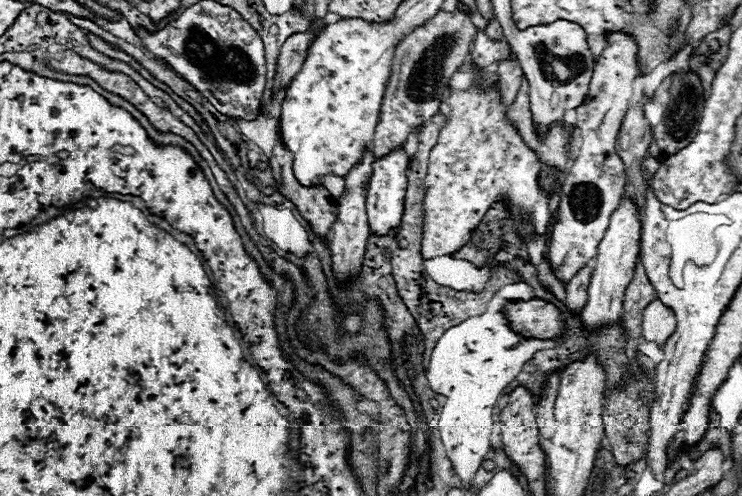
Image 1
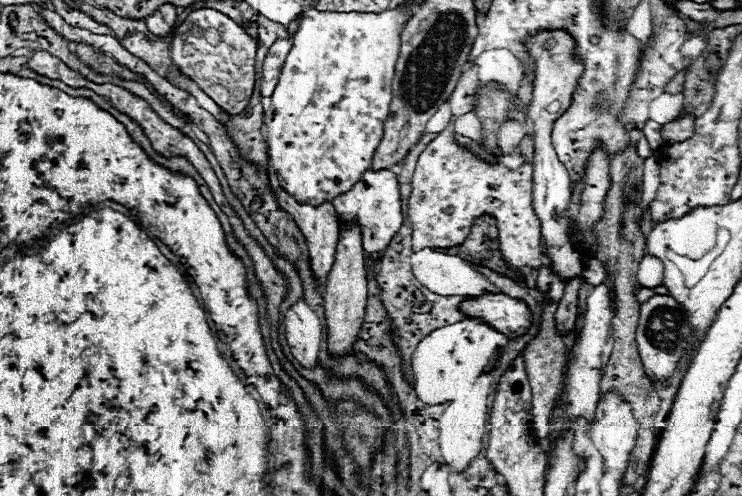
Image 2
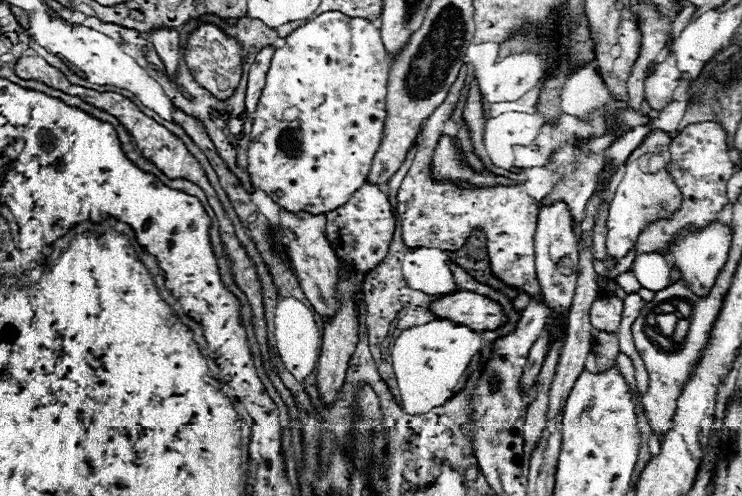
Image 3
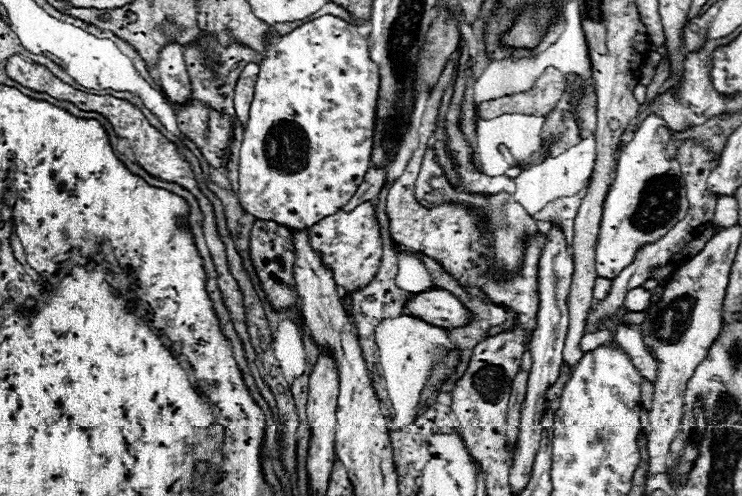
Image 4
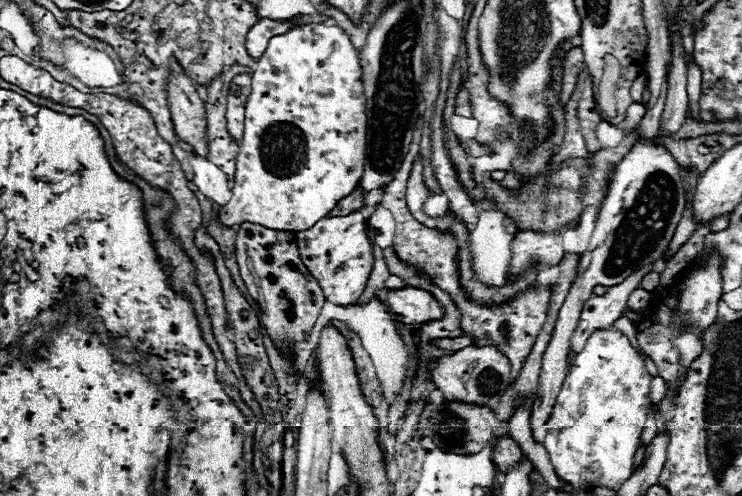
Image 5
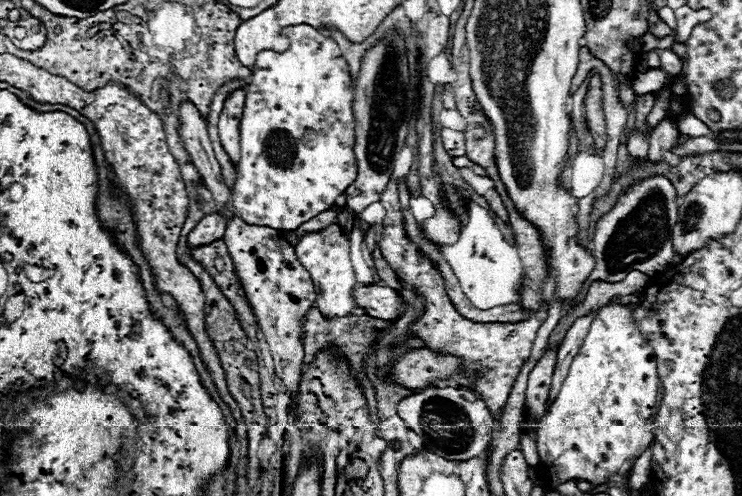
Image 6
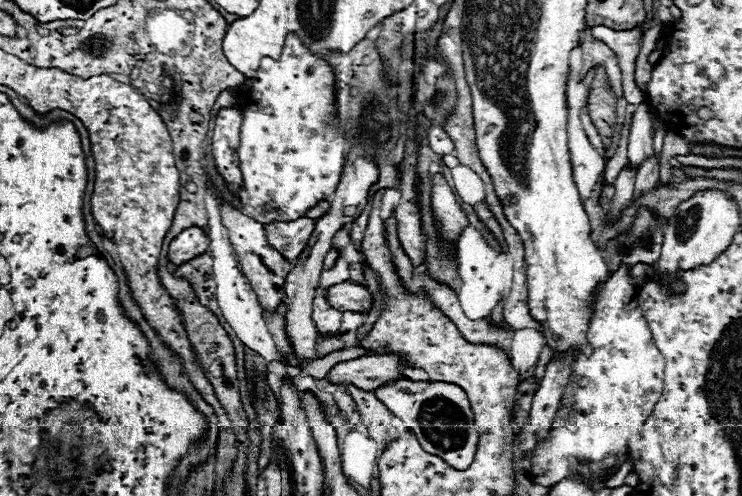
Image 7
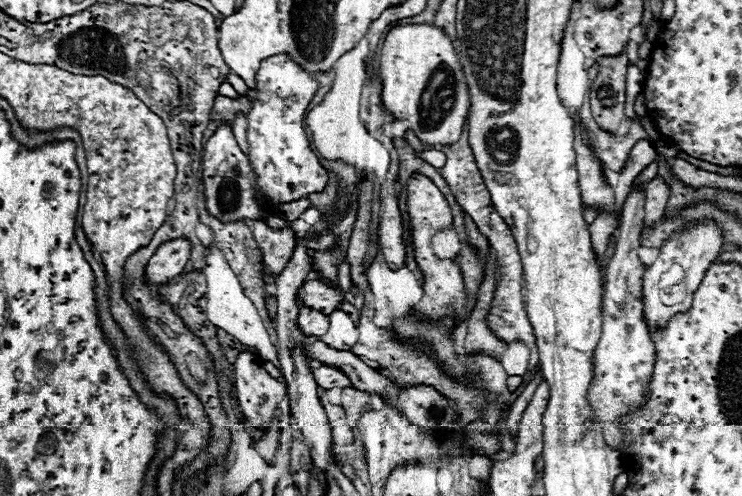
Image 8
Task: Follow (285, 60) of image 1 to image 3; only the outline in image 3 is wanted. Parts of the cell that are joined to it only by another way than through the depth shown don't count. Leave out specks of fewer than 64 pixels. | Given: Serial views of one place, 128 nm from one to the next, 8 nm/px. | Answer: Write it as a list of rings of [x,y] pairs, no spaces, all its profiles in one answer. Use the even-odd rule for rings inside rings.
[[[266,46],[254,66],[250,68],[248,72],[248,88],[246,88],[246,112],[254,112],[258,102],[260,102],[260,96],[262,96],[262,90],[264,90],[264,84],[266,84],[266,74],[270,70],[270,62],[272,62],[272,56],[274,56],[276,48],[274,46]]]

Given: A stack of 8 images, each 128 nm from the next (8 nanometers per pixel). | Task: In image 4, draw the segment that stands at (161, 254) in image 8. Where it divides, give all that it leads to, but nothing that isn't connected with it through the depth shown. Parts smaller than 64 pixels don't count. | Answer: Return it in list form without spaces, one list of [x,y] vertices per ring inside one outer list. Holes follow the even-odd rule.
[[[326,14],[312,22],[306,22],[292,30],[290,34],[284,34],[278,38],[270,50],[266,50],[264,60],[260,62],[260,74],[254,86],[254,100],[250,106],[250,118],[244,124],[244,140],[240,148],[240,178],[238,178],[238,200],[242,202],[242,208],[250,214],[254,214],[258,220],[274,220],[282,222],[282,226],[292,230],[304,230],[314,226],[314,222],[320,222],[322,218],[336,214],[358,190],[358,186],[364,180],[364,174],[370,168],[372,158],[372,146],[374,146],[374,124],[376,124],[376,106],[378,106],[378,90],[380,90],[380,74],[378,66],[370,60],[368,50],[368,36],[362,36],[358,32],[358,26],[354,26],[348,20],[342,20],[338,16]]]

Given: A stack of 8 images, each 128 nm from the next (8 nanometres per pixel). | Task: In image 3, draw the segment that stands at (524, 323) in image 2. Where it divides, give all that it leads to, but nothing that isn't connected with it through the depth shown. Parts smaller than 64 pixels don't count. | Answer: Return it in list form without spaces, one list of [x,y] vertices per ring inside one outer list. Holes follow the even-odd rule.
[[[456,292],[434,300],[434,314],[450,322],[462,322],[472,330],[496,330],[508,322],[502,306],[476,292]]]

